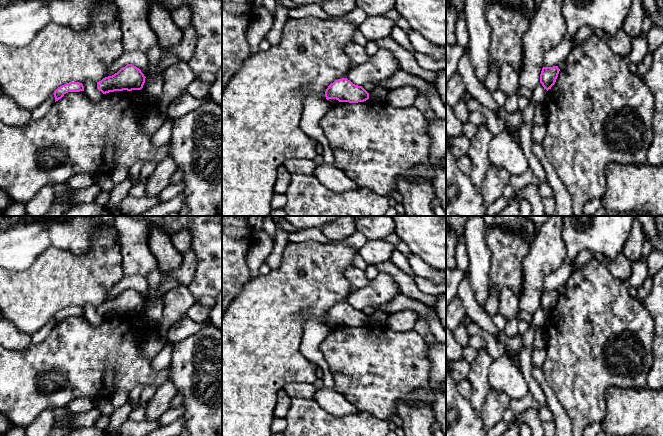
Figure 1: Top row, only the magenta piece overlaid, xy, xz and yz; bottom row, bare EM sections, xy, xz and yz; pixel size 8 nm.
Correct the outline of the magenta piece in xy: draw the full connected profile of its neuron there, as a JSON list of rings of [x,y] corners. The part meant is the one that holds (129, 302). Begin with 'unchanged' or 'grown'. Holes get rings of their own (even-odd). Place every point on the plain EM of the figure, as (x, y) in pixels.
unchanged; [[[127,288],[114,299],[105,301],[97,306],[97,313],[103,318],[123,314],[141,314],[145,307],[145,302],[139,292],[132,288]]]

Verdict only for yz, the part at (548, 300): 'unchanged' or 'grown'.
unchanged

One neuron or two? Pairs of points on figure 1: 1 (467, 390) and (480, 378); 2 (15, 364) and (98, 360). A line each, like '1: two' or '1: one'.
1: two
2: one

